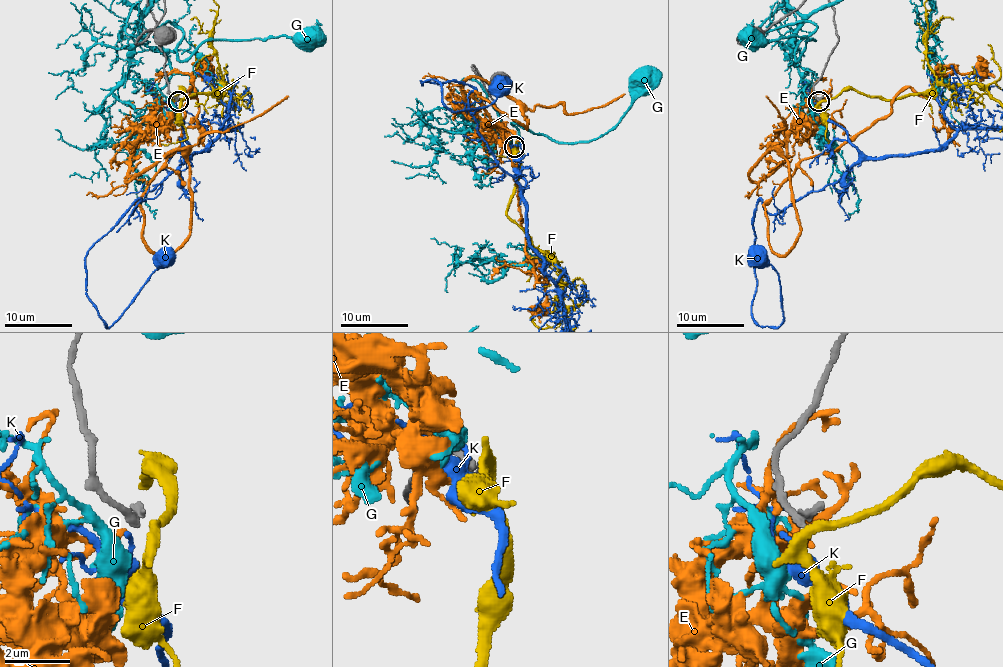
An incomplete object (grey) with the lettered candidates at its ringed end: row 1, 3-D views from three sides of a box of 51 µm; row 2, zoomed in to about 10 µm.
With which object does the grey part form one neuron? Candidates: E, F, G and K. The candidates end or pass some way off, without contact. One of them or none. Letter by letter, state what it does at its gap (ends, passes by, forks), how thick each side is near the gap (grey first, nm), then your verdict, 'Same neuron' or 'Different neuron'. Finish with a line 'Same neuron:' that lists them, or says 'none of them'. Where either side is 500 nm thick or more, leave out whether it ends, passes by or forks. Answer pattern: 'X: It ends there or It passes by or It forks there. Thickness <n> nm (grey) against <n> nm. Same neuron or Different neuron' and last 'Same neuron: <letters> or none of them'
E: It ends there. Thickness 320 nm (grey) against 150 nm. Different neuron
F: It passes by. Thickness 320 nm (grey) against 360 nm. Different neuron
G: It ends there. Thickness 320 nm (grey) against 170 nm. Different neuron
K: It ends there. Thickness 320 nm (grey) against 240 nm. Different neuron
Same neuron: none of them

